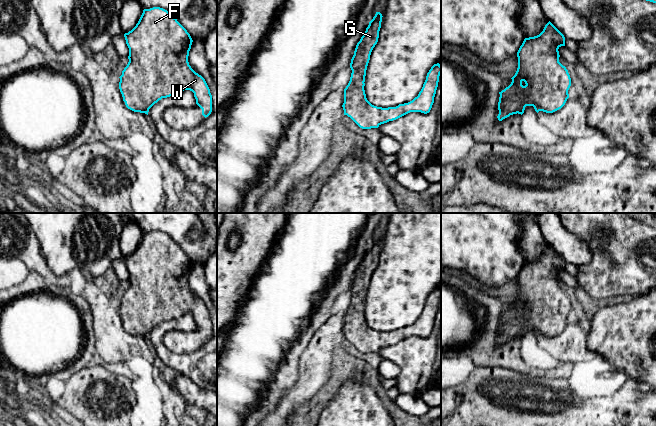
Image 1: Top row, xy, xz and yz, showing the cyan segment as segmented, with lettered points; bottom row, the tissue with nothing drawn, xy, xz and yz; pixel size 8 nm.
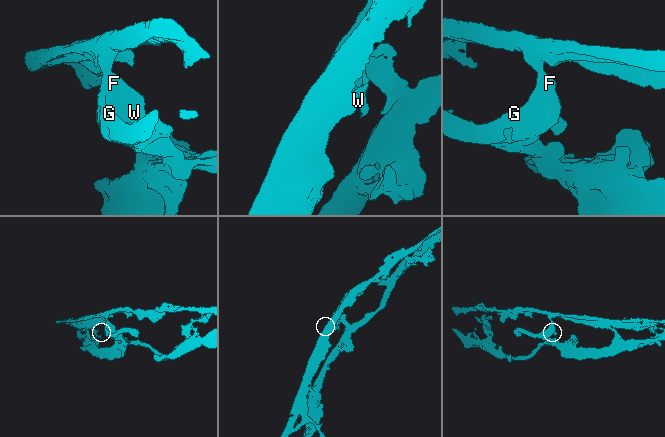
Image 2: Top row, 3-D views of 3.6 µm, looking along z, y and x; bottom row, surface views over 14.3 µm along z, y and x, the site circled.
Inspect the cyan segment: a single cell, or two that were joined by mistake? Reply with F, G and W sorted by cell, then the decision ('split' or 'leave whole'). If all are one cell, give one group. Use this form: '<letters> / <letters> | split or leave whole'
F W / G | split

